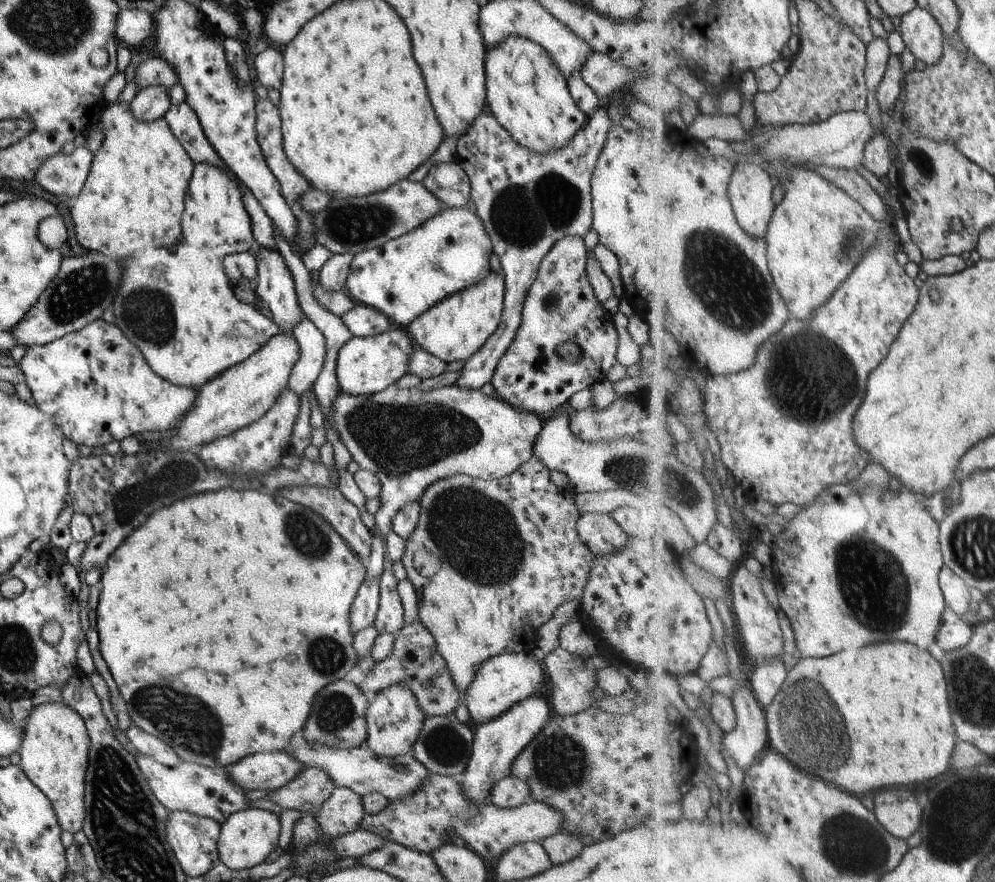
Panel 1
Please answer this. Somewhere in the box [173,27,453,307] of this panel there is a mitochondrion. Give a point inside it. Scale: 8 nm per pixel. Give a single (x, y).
(356, 224)

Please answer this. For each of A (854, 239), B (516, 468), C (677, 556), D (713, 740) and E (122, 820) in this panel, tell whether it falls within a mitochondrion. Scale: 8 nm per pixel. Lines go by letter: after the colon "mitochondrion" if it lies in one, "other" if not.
A: mitochondrion
B: other
C: other
D: other
E: mitochondrion

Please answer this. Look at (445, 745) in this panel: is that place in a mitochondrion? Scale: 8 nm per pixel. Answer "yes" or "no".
yes

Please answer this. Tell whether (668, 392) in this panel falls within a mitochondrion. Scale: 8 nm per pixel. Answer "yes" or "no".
no

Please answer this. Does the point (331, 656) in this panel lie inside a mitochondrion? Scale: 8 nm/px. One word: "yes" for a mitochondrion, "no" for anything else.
yes

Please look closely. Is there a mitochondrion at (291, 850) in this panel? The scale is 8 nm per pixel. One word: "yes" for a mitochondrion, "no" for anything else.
no

